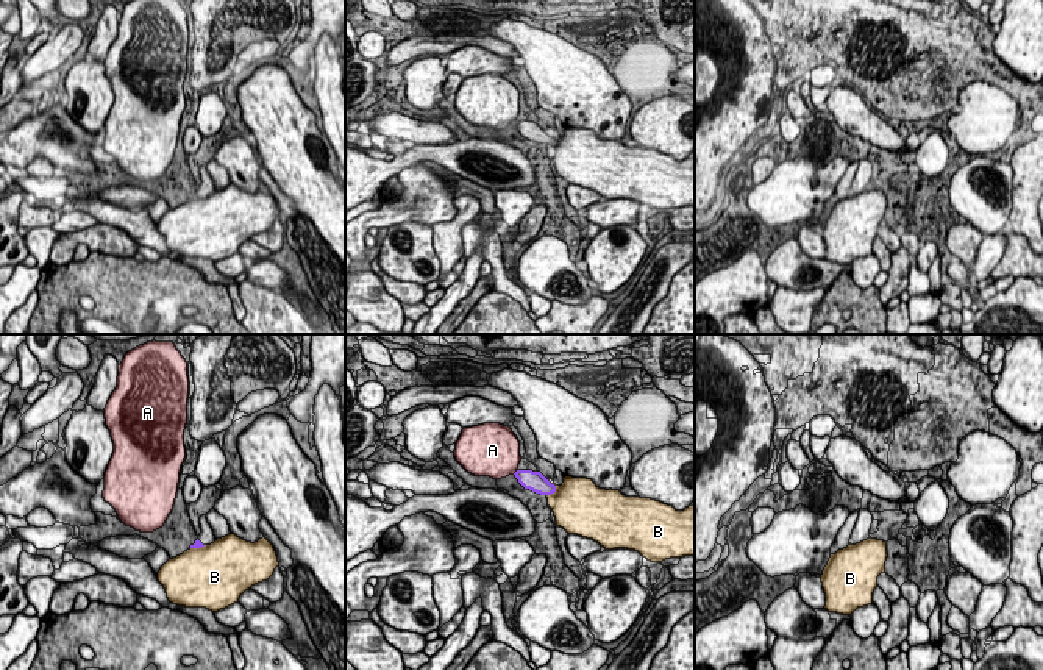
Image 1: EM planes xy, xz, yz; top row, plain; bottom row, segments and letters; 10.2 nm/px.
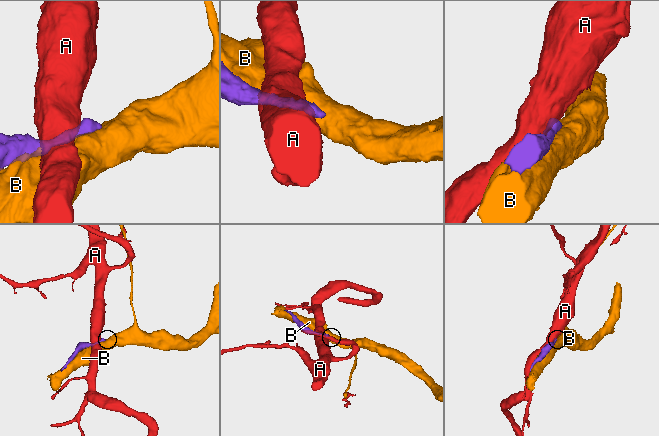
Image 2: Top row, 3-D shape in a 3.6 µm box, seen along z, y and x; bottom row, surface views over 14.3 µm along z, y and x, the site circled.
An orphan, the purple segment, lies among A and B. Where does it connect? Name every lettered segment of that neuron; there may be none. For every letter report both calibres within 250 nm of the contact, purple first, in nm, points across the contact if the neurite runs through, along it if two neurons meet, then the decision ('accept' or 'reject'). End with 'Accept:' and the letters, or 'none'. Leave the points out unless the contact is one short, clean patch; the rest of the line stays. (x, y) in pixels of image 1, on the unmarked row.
A: 200 nm thick on the purple side, 440 nm on the other; reject
B: 200 nm thick on the purple side, 460 nm on the other; reject
Accept: none

